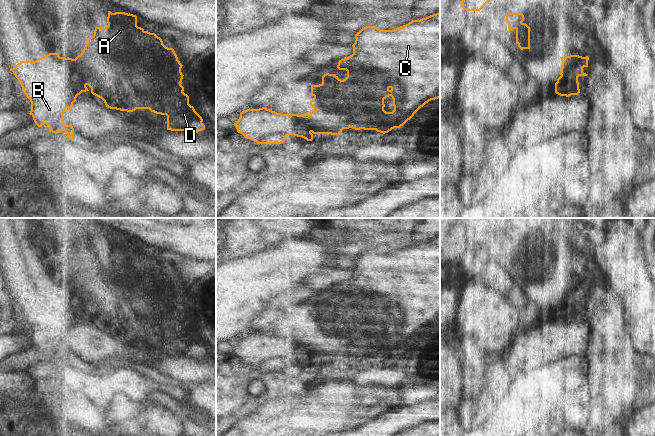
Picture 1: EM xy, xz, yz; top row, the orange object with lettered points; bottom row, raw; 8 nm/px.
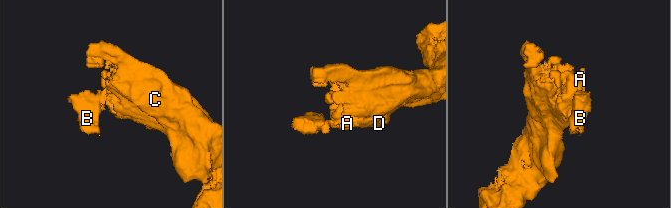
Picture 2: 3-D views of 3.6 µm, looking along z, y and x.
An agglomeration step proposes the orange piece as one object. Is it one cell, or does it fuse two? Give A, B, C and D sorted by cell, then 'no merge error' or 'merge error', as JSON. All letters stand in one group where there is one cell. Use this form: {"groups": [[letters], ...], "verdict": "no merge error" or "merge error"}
{"groups": [["A", "C", "D"], ["B"]], "verdict": "merge error"}

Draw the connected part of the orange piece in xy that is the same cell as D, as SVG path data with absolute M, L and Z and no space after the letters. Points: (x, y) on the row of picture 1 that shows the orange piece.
M108 11L107 23L105 28L95 28L94 35L89 37L82 53L74 59L78 83L88 85L91 93L101 98L110 109L127 112L149 109L156 114L167 116L167 130L188 133L204 130L202 117L189 104L189 96L183 92L184 87L181 85L184 76L181 72L183 65L178 60L174 49L166 47L155 33L138 27L136 15Z

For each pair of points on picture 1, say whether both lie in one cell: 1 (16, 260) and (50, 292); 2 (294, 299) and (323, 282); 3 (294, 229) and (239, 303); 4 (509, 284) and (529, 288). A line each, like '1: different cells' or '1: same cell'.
1: same cell
2: same cell
3: different cells
4: different cells

